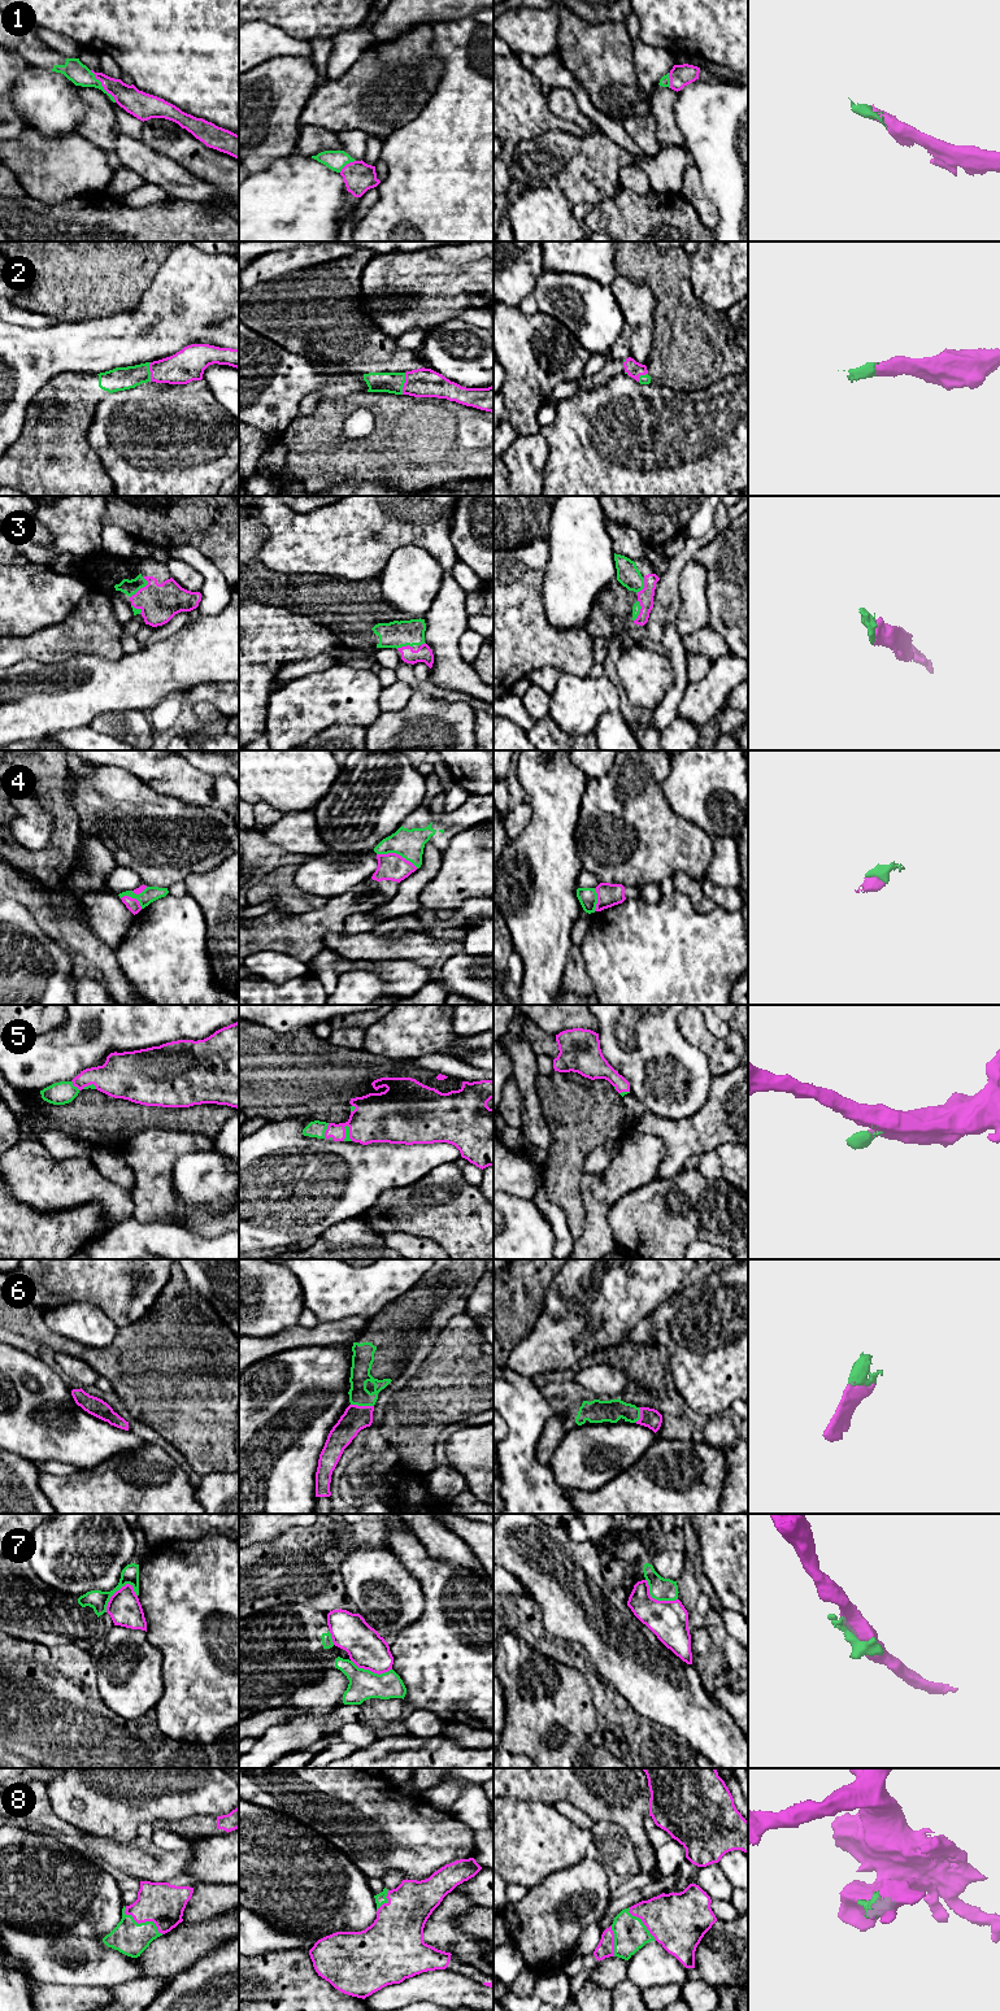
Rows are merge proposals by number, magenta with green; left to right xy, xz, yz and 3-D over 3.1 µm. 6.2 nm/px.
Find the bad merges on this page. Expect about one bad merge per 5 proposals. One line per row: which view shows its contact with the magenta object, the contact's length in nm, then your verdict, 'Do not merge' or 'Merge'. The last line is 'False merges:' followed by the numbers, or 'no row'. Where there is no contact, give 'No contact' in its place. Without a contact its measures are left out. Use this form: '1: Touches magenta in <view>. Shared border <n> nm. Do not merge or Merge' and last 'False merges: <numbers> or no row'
1: Touches magenta in xy. Shared border 260 nm. Merge
2: Touches magenta in xz. Shared border 140 nm. Merge
3: Touches magenta in xy. Shared border 160 nm. Merge
4: Touches magenta in xz. Shared border 280 nm. Merge
5: Touches magenta in xz. Shared border 110 nm. Merge
6: Touches magenta in xz. Shared border 140 nm. Merge
7: Touches magenta in xy. Shared border 240 nm. Do not merge
8: Touches magenta in xy. Shared border 280 nm. Merge
False merges: 7

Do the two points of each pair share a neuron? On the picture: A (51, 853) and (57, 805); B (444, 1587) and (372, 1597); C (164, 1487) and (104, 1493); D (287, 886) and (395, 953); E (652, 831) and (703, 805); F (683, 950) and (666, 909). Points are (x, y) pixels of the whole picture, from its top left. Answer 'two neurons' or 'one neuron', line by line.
A: one neuron
B: two neurons
C: one neuron
D: two neurons
E: two neurons
F: one neuron

